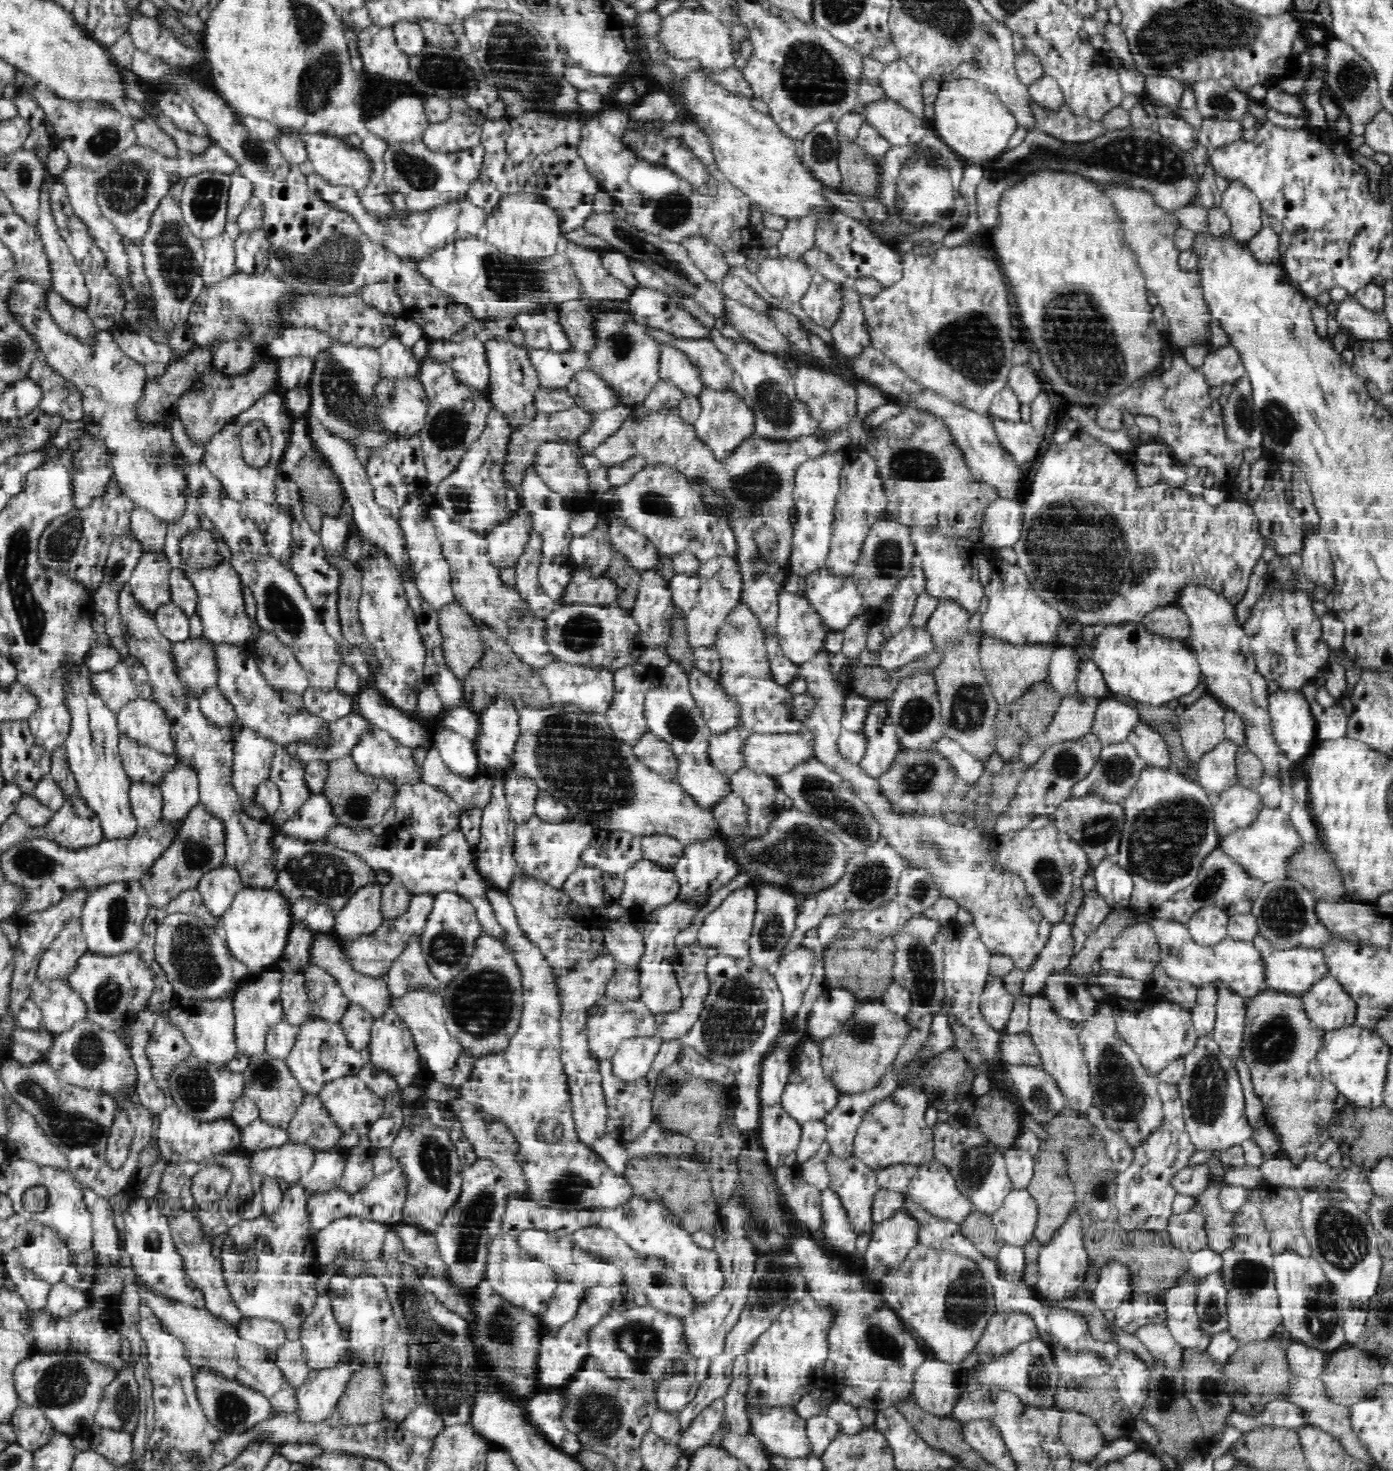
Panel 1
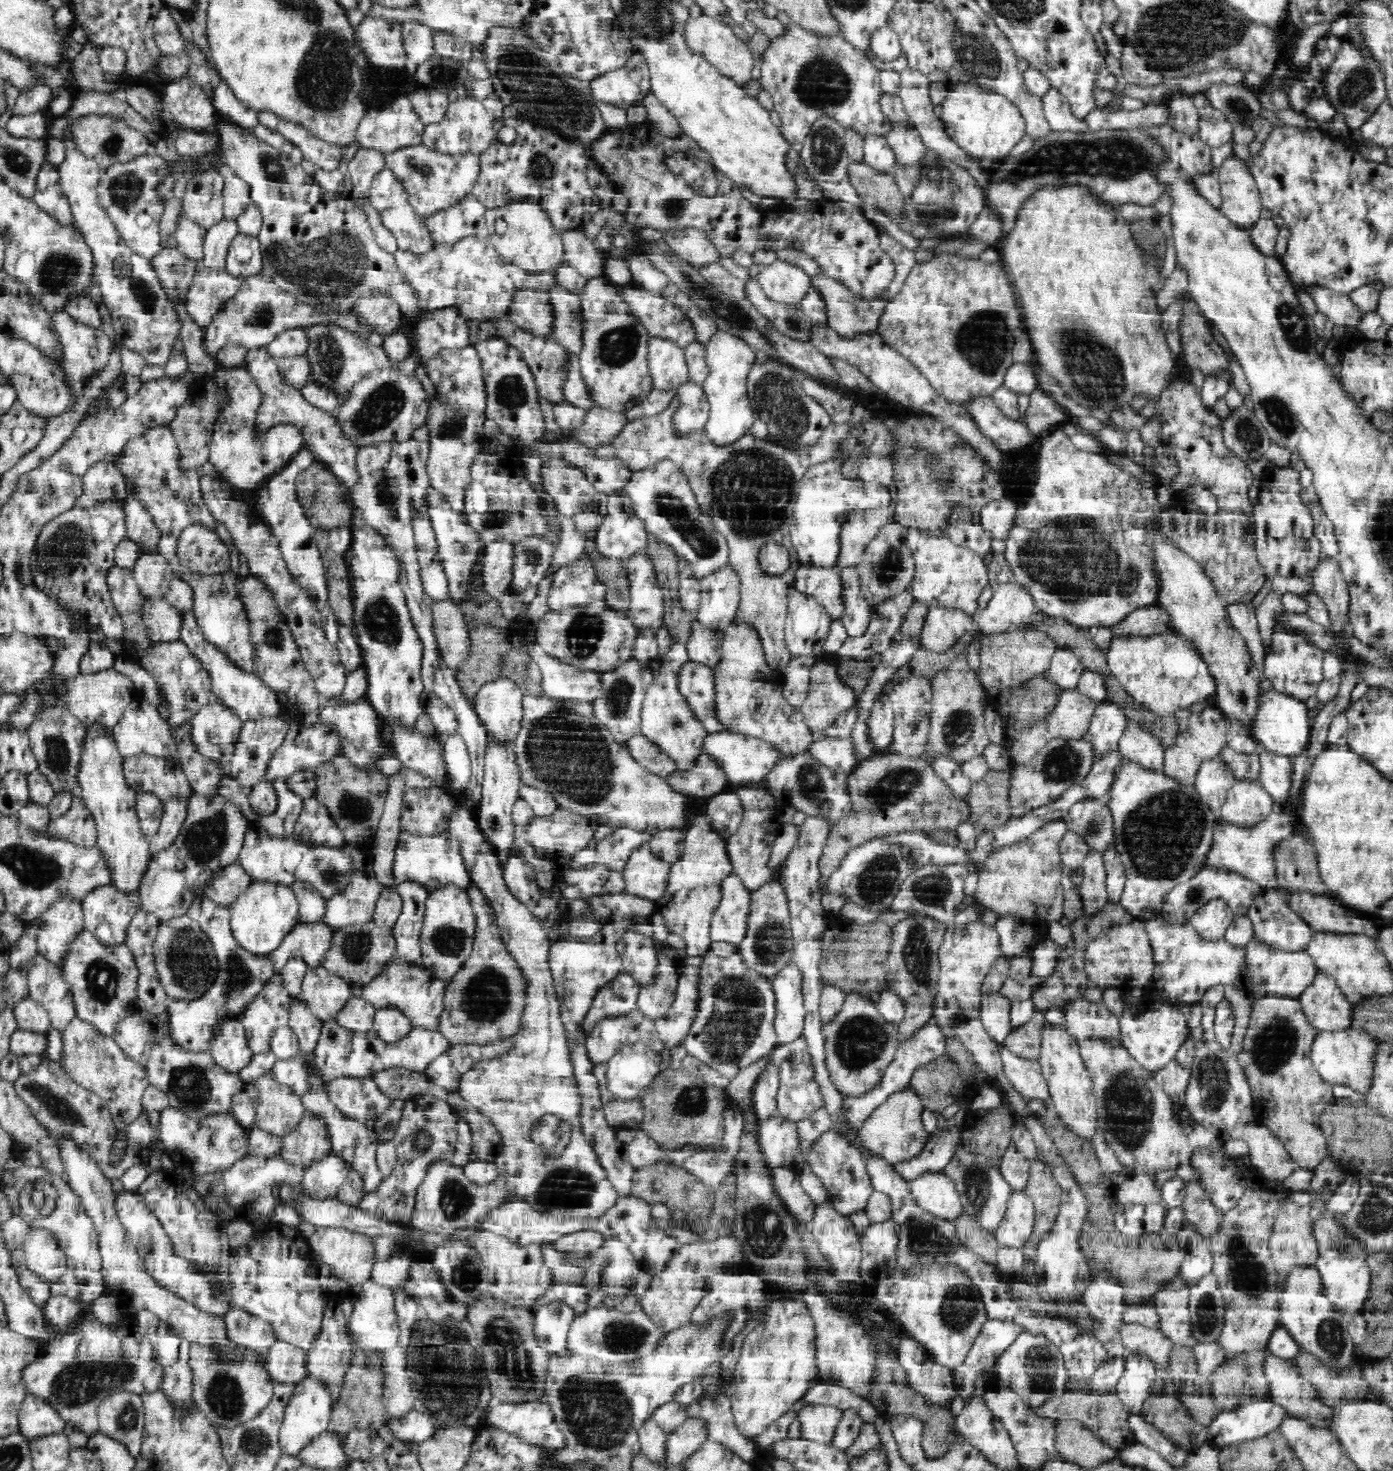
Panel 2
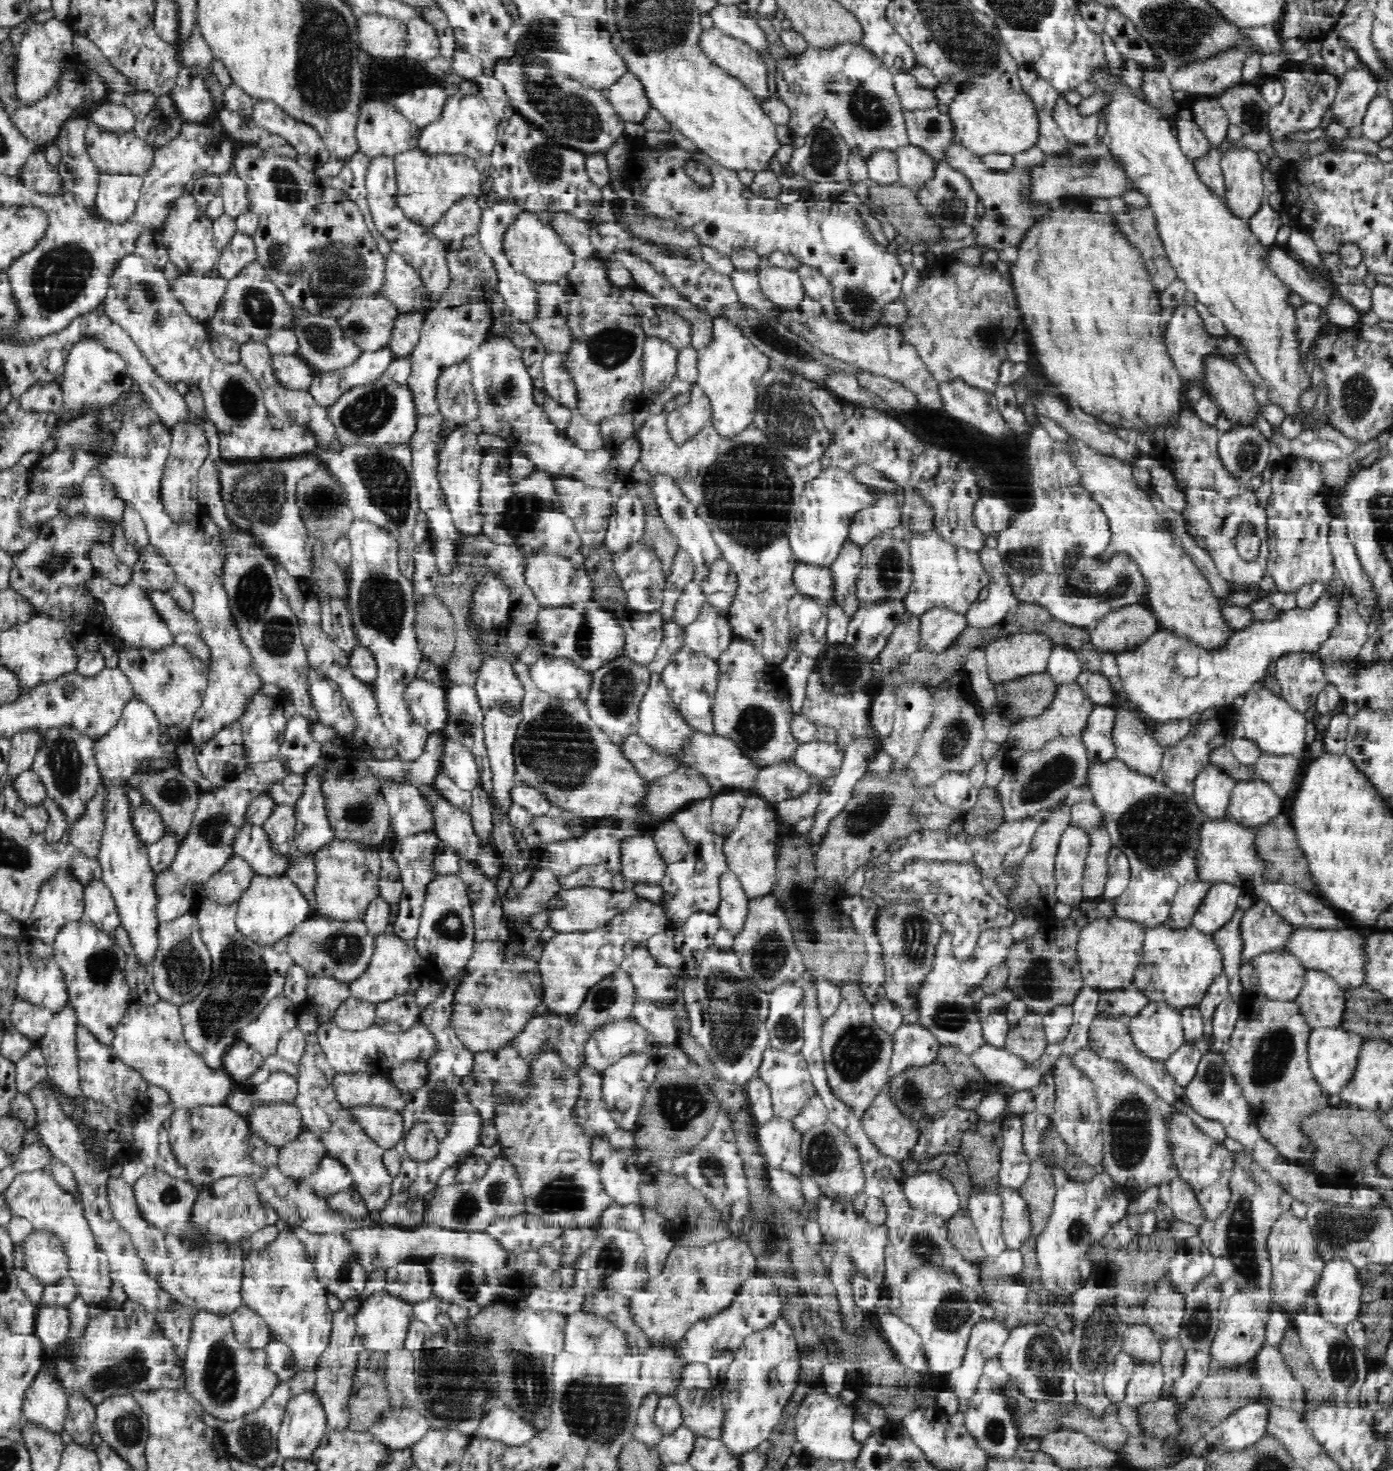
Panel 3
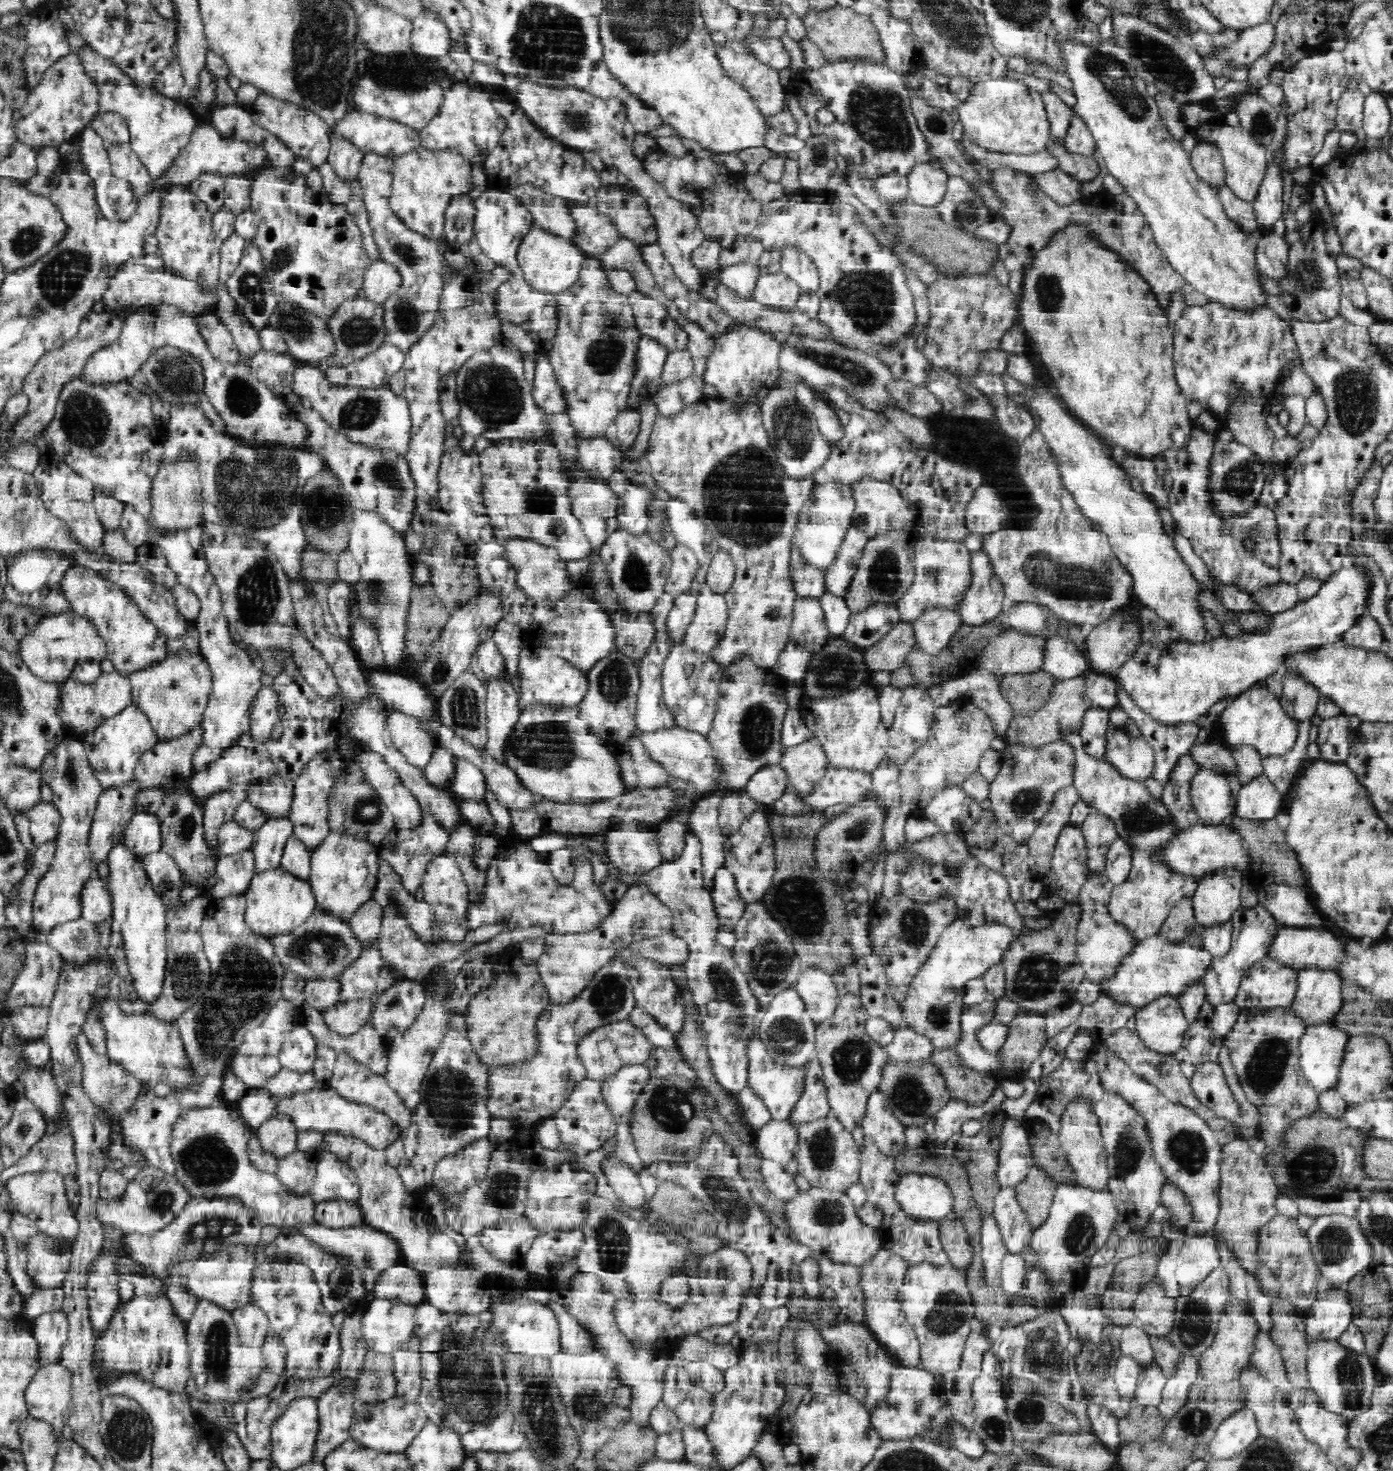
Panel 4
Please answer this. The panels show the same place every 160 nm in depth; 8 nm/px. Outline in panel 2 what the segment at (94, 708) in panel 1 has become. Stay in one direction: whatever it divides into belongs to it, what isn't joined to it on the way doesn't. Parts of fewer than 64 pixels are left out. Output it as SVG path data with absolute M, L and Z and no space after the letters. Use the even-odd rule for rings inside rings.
M100 727L87 729L85 752L82 756L80 773L77 775L80 783L80 797L86 802L90 813L96 820L97 847L108 866L110 885L118 889L120 893L125 894L126 897L135 897L135 900L138 900L144 876L150 867L150 860L153 856L148 851L150 848L148 836L142 832L138 814L135 810L137 793L126 783L123 774L123 762L124 760L120 757L118 749L112 741L111 732L104 732Z

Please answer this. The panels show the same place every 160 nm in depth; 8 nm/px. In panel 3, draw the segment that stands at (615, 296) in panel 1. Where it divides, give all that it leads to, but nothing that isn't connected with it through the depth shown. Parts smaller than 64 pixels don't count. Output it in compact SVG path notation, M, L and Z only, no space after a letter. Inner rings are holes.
M546 211L540 212L539 215L558 233L558 236L574 252L576 258L595 257L594 247L589 239L587 221L566 211Z

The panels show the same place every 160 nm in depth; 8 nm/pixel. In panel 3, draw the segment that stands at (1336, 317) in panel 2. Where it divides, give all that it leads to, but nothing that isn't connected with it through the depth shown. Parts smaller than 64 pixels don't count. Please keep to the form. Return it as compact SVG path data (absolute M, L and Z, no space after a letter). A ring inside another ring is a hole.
M1274 245L1268 249L1268 269L1288 292L1298 294L1304 301L1314 301L1326 308L1330 293L1322 289L1320 283L1312 281L1308 273L1304 273L1301 264L1291 258L1286 247Z

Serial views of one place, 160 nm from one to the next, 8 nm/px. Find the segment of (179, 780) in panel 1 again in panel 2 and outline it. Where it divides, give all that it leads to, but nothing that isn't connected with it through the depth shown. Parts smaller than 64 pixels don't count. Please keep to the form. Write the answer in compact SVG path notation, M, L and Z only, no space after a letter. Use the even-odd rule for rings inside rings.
M171 801L164 805L164 815L158 832L148 838L150 852L157 857L162 850L168 850L182 828L188 804L184 801Z

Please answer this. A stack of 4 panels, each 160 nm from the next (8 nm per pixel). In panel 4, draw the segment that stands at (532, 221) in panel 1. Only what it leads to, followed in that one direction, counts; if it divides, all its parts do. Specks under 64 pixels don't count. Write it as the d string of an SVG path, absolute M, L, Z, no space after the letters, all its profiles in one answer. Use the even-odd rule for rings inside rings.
M535 225L530 234L526 234L518 250L518 274L534 291L555 297L564 294L576 284L587 258L571 240L546 232Z

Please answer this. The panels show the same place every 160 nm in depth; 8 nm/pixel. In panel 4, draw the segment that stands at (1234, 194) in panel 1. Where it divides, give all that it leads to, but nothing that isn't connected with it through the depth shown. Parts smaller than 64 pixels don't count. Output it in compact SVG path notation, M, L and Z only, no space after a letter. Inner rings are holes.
M1224 123L1210 125L1201 124L1191 130L1199 141L1213 143L1218 147L1226 171L1227 187L1239 198L1245 201L1253 201L1257 195L1260 183L1264 178L1269 162L1266 146L1256 142L1256 139L1240 126L1229 126Z

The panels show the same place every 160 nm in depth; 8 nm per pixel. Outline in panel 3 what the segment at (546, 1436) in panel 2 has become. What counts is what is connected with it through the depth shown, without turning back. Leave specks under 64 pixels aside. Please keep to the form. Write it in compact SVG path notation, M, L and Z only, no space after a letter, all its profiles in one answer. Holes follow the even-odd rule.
M504 1405L492 1408L490 1412L480 1420L477 1430L470 1435L471 1438L479 1438L484 1441L502 1442L506 1446L519 1447L524 1446L529 1440L536 1436L535 1430L527 1423L526 1420L520 1418L517 1412Z

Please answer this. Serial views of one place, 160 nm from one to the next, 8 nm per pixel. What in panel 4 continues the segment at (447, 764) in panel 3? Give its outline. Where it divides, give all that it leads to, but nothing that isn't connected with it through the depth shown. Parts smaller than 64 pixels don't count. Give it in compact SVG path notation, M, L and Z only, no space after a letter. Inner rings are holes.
M456 761L456 764L456 777L454 783L452 783L451 790L462 801L486 803L489 788L486 783L486 778L482 775L482 771L465 761Z

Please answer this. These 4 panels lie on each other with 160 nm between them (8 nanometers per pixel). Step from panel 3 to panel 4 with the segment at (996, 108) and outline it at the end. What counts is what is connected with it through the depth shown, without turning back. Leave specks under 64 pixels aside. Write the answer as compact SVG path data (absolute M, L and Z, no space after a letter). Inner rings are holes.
M1004 76L976 82L968 98L960 104L956 117L962 121L968 138L989 151L1027 155L1049 146L1051 128L1044 99L1026 80Z

